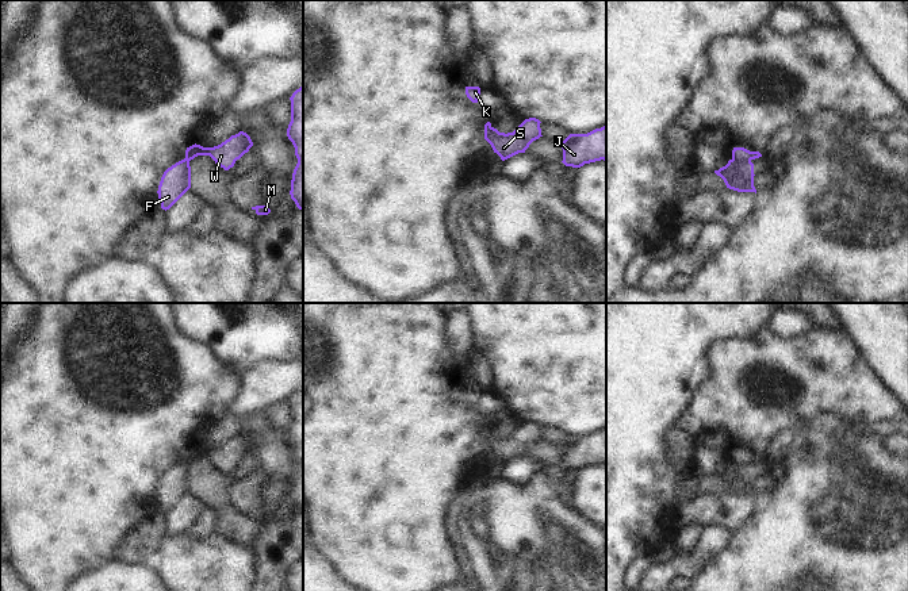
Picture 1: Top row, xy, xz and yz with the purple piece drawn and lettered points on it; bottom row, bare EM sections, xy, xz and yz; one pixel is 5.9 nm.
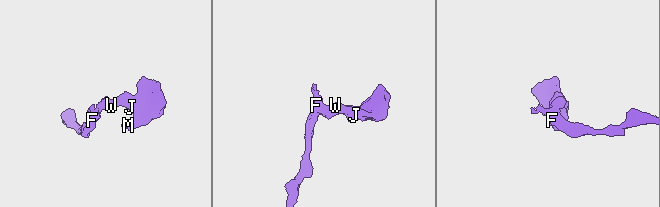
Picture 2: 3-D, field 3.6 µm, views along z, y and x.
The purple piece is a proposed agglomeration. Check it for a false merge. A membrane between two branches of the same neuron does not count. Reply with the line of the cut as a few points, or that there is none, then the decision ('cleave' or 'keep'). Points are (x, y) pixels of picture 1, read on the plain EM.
yz (732, 461), (750, 464) | cleave

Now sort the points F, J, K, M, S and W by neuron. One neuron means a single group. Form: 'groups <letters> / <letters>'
groups F K / J M S W

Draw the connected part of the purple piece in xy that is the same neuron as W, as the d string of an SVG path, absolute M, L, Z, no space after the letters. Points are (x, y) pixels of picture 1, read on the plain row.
M240 434L231 438L229 442L214 450L203 450L200 448L192 448L185 453L185 463L191 464L198 458L210 458L217 468L229 473L253 449L250 440Z

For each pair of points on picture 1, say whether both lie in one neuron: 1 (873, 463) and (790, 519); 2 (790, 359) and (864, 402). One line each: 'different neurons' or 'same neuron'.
1: same neuron
2: same neuron

